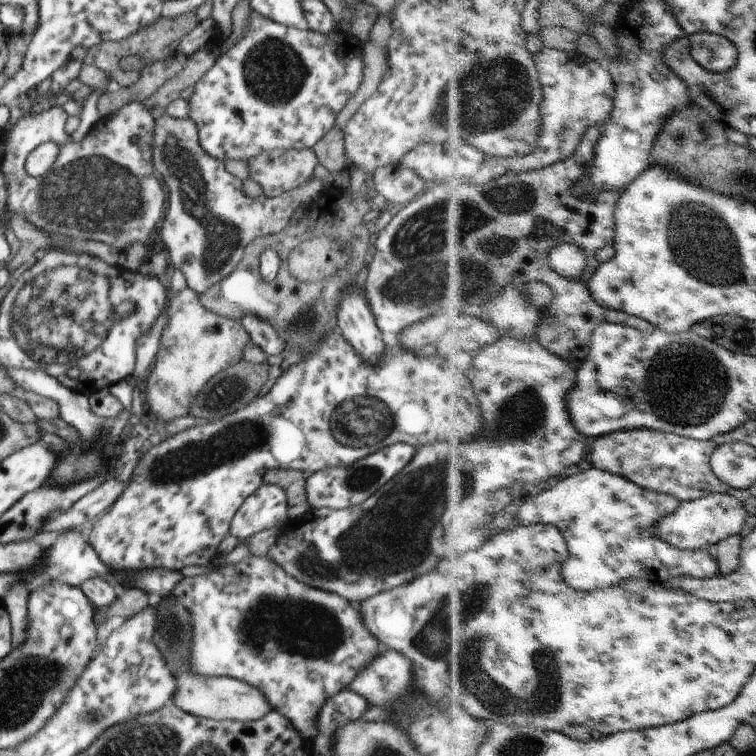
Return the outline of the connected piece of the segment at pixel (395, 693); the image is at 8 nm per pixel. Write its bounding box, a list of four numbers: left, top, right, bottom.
[346,651,413,705]

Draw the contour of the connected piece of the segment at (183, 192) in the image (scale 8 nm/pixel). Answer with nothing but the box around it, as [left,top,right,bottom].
[152,111,324,295]

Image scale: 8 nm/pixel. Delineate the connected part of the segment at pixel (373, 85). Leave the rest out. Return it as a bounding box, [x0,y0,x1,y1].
[334,41,388,132]

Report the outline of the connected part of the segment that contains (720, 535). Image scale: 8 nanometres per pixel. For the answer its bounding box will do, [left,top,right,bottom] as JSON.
[657,493,750,549]

